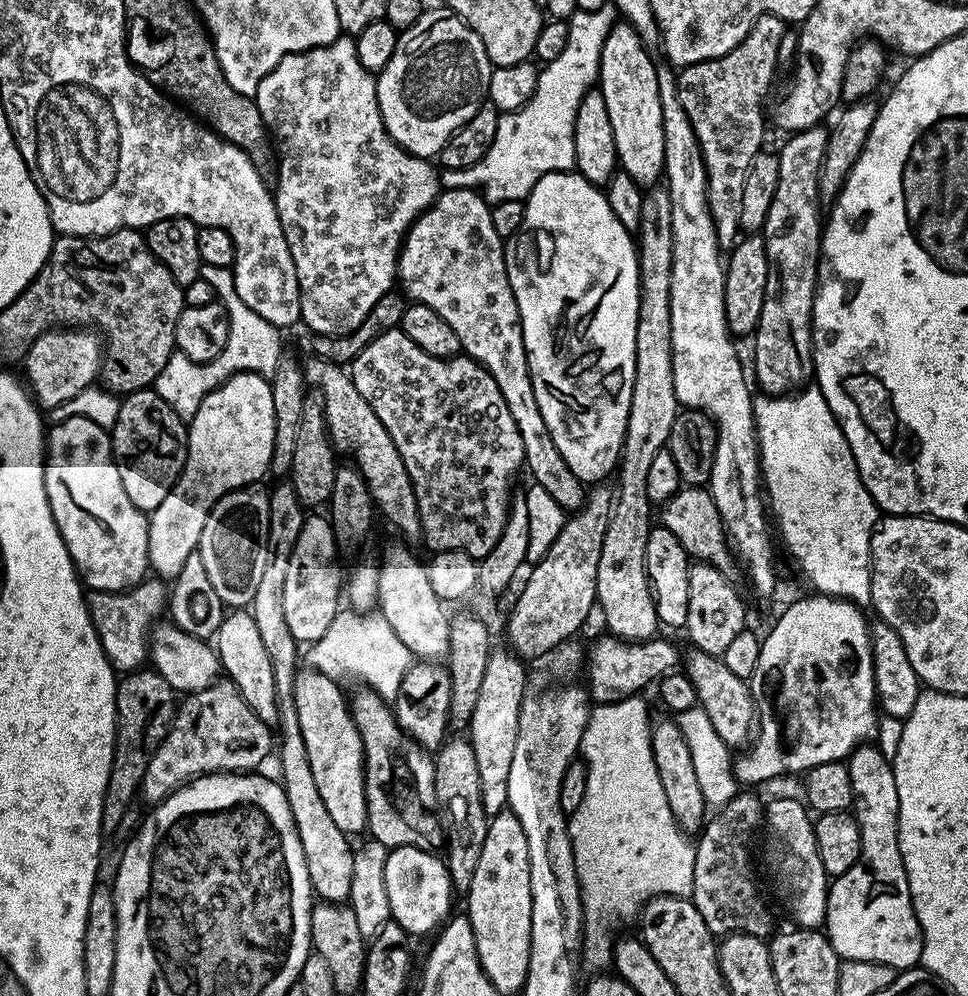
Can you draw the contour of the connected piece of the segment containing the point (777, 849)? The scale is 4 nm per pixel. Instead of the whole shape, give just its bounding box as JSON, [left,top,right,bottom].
[762,796,830,930]

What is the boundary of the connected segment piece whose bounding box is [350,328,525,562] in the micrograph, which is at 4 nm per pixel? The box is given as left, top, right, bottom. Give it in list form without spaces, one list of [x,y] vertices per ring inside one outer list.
[[[391,328],[379,332],[365,348],[357,354],[350,365],[350,375],[354,386],[358,386],[358,394],[366,398],[366,402],[378,414],[382,426],[394,438],[394,446],[398,446],[398,454],[402,454],[402,462],[406,462],[406,470],[410,474],[412,489],[418,502],[418,514],[424,531],[423,543],[432,547],[433,553],[442,551],[462,551],[472,556],[477,562],[490,554],[494,544],[498,542],[508,520],[510,497],[513,495],[512,479],[525,467],[524,451],[522,450],[522,434],[518,434],[518,426],[514,426],[514,418],[510,418],[510,410],[506,410],[506,398],[502,398],[502,390],[498,390],[498,382],[494,382],[492,375],[485,370],[476,360],[470,360],[461,354],[451,358],[431,356],[422,350],[422,346],[414,346],[410,338],[399,328]]]

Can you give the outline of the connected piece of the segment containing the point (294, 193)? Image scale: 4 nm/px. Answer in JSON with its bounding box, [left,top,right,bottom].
[254,38,442,336]

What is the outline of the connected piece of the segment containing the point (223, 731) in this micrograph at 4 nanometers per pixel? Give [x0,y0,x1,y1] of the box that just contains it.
[138,678,274,806]

